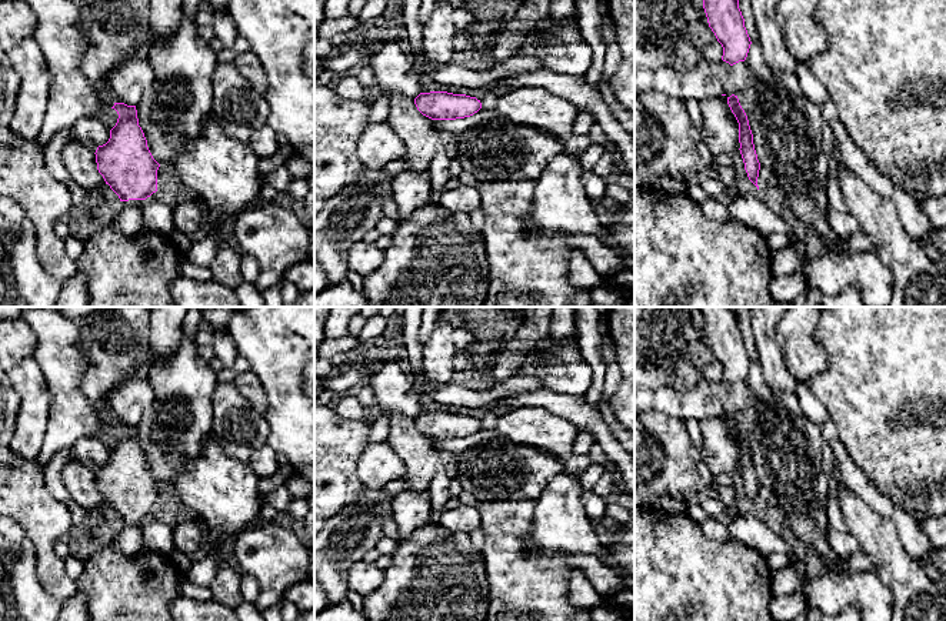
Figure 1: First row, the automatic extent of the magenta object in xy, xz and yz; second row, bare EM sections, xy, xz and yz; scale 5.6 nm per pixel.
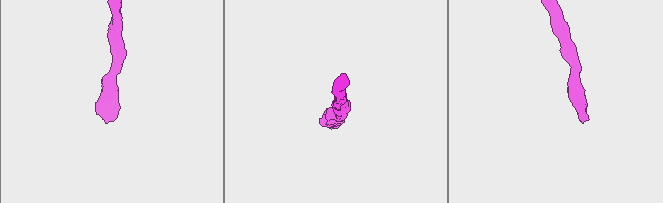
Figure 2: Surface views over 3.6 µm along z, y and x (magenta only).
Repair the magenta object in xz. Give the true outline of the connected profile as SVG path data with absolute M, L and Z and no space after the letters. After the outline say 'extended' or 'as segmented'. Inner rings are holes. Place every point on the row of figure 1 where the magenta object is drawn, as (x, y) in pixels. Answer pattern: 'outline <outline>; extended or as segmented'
outline M447 91L420 93L414 99L417 110L432 120L456 120L470 117L482 108L480 100Z; as segmented

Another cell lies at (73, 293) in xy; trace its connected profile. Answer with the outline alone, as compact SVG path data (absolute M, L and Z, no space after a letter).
M77 270L71 277L61 281L61 290L54 307L87 307L87 280Z

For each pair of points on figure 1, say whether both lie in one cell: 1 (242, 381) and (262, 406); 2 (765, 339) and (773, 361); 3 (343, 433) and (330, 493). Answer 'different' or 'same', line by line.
1: same
2: same
3: same

